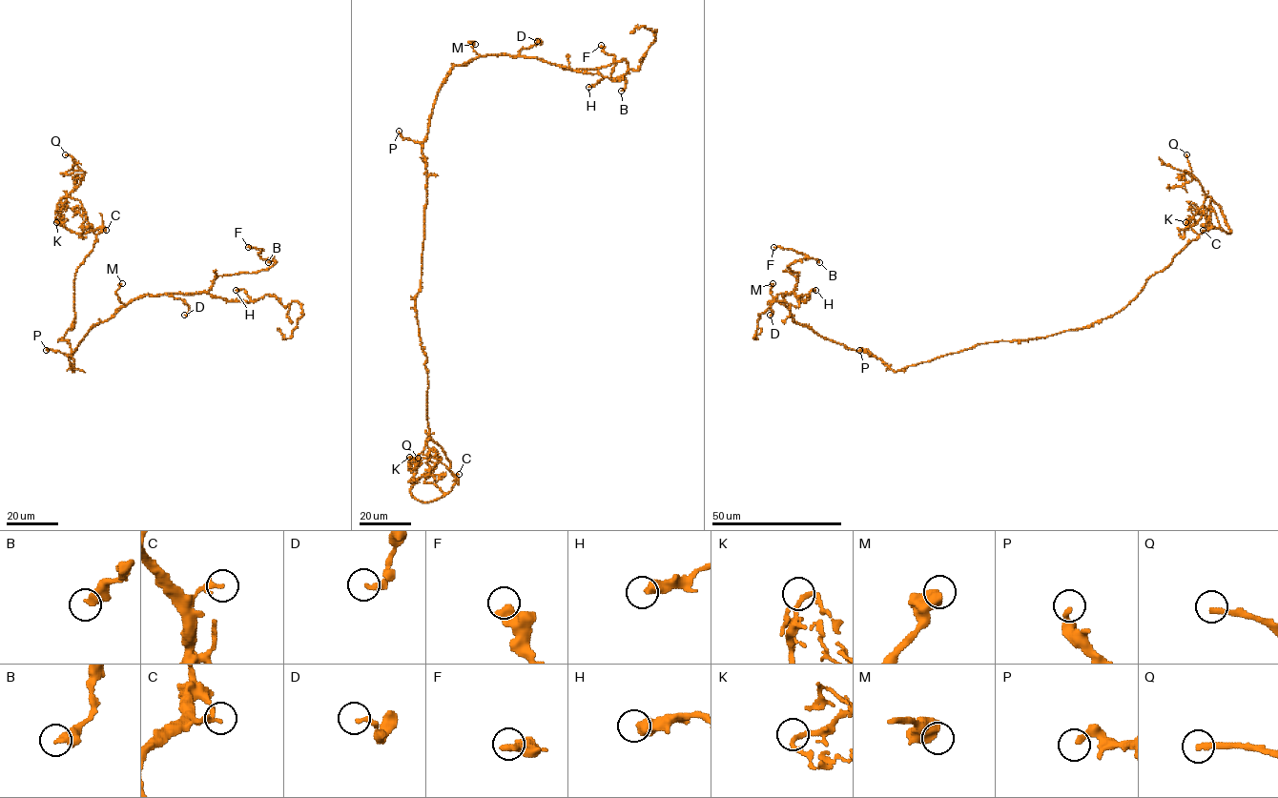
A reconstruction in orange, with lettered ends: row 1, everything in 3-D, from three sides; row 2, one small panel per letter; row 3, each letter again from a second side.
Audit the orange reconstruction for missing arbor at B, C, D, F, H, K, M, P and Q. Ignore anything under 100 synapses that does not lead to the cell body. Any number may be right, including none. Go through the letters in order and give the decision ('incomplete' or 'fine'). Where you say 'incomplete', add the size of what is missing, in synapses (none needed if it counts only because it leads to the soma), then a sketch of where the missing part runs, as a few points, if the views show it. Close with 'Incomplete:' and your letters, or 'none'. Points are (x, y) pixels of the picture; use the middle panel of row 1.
B: fine
C: fine
D: fine
F: fine
H: fine
K: fine
M: fine
P: fine
Q: incomplete | (418, 458), (376, 467)
Incomplete: Q

